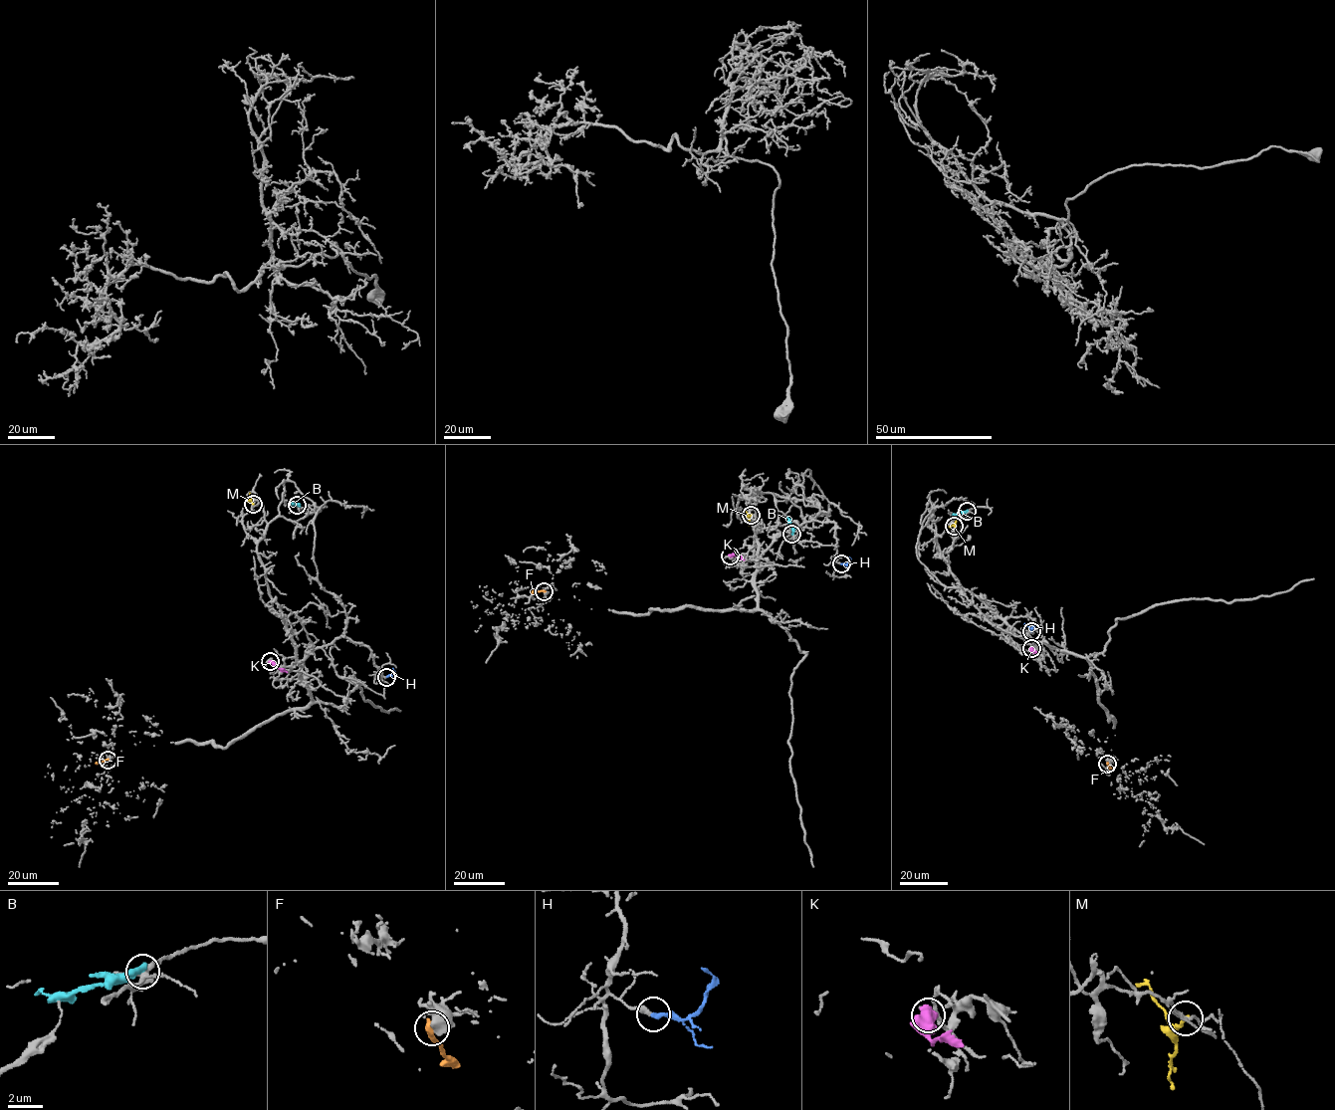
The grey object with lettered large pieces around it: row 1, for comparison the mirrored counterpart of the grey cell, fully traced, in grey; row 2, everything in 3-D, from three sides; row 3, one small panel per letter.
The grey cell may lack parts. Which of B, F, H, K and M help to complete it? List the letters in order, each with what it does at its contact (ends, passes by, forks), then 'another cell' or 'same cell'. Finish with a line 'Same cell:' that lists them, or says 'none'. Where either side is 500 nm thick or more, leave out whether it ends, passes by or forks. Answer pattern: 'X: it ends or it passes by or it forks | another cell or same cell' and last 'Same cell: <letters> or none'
B: it ends | another cell
F: another cell
H: it ends | same cell
K: another cell
M: it ends | another cell
Same cell: H

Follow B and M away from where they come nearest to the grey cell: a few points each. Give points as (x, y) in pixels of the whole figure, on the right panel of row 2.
B: (967, 511), (952, 514)
M: (954, 527), (962, 515)

